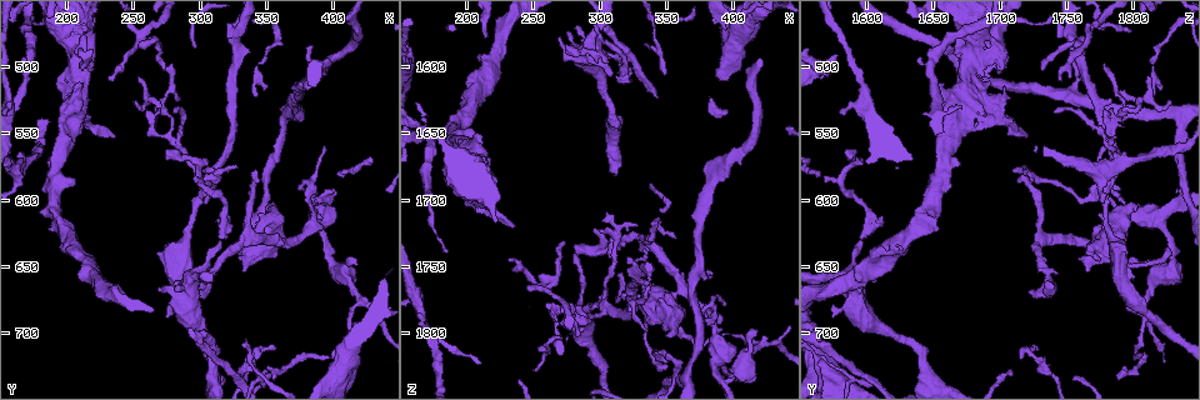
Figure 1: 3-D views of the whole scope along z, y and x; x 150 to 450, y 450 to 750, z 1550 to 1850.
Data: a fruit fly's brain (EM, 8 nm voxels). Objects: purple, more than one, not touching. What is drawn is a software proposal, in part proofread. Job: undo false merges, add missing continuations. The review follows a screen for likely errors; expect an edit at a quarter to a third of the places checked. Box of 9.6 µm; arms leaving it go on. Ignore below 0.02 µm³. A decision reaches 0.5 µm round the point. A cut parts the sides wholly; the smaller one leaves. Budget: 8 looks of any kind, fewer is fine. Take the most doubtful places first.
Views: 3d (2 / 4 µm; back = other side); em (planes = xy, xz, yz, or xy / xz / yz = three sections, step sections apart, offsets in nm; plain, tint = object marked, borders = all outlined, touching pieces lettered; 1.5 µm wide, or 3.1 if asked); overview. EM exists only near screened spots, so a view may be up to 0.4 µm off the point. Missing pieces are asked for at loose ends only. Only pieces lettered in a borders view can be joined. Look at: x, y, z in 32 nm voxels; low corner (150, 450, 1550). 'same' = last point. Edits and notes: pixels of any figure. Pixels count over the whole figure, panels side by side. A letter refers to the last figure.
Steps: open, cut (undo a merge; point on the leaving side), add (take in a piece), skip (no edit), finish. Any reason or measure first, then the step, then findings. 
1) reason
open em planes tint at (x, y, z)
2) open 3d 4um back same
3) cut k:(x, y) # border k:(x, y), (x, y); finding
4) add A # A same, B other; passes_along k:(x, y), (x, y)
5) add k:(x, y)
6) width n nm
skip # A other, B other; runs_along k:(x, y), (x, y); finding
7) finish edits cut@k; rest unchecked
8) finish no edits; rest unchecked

stops while still wide
open 3d 4um at (350, 608, 1800)

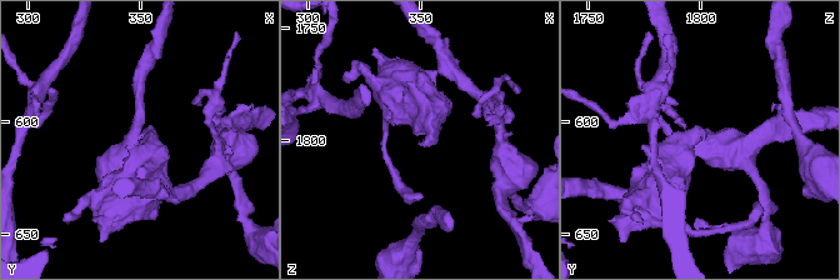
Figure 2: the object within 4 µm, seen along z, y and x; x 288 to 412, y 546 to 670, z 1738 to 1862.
now the EM
open em planes borders at (351, 606, 1803)

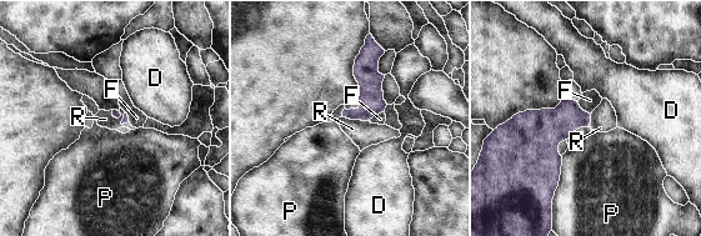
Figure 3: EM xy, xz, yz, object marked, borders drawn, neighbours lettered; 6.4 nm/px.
add F # D other, F same, P other, R other; passes_along 3:(371, 100), (375, 115), (380, 119); it goes on there

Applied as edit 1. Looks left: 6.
redraw
open overview

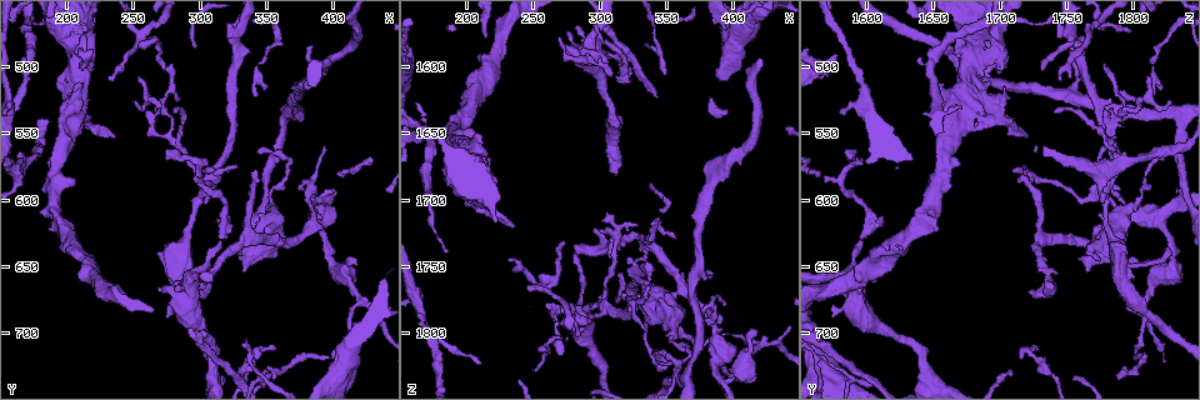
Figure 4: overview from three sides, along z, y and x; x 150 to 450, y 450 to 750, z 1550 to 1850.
an open end
open 3d 2um at (308, 660, 1606)

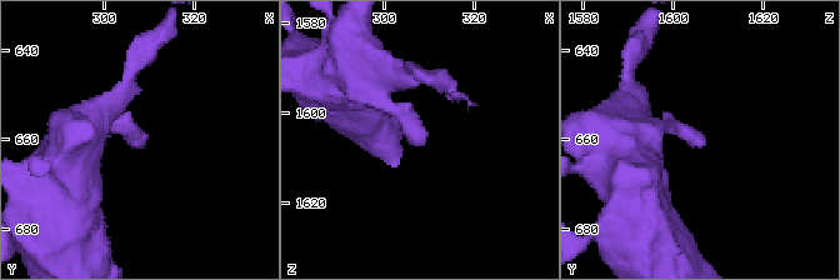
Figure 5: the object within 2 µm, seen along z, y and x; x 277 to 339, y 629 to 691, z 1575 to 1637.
shape alone is not enough
open em yz step 4 borders at (308, 661, 1608)

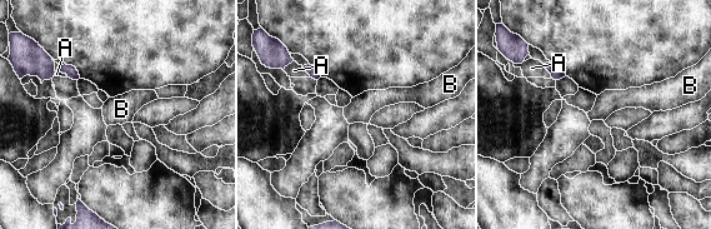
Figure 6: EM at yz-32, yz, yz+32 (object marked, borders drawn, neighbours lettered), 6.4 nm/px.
longest_contact A 110 nm
skip # A other, B other; no lettered piece goes on from it

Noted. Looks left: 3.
tapers out
open 3d 4um at (358, 736, 1788)

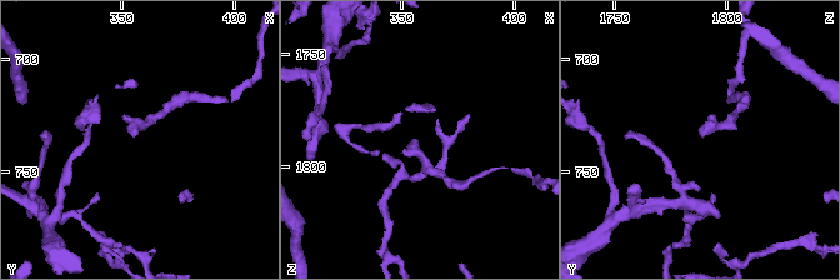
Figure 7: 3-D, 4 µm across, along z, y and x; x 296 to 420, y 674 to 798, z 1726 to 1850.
open em planes plain at (356, 735, 1788)

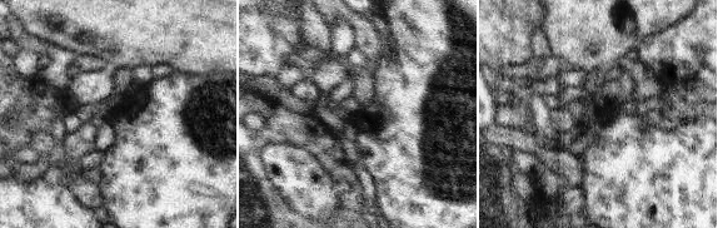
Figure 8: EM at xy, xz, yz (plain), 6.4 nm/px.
what lies round it
open em planes borders same

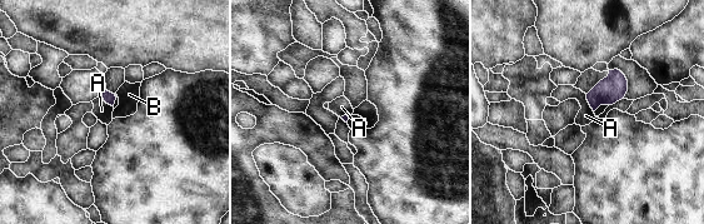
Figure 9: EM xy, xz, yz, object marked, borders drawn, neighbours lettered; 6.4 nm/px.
longest_contact A 130 nm
skip # A other, B other; border 9:(585, 94), (585, 99), (593, 112); none of them fits

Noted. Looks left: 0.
finish edits add@3; rest unchecked

